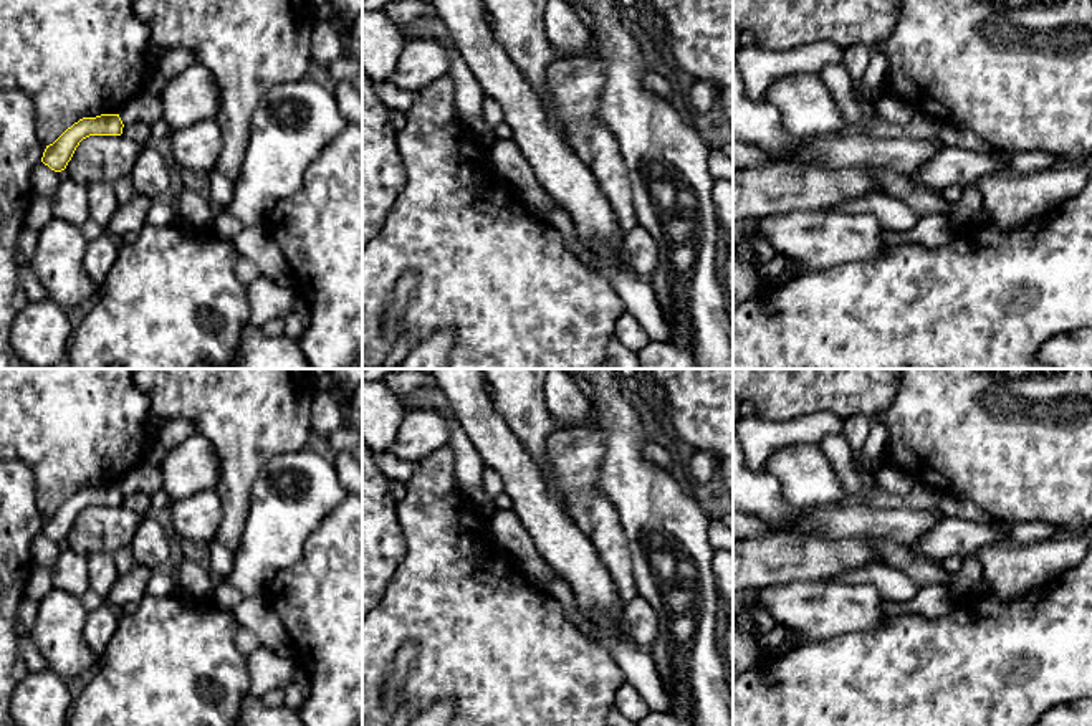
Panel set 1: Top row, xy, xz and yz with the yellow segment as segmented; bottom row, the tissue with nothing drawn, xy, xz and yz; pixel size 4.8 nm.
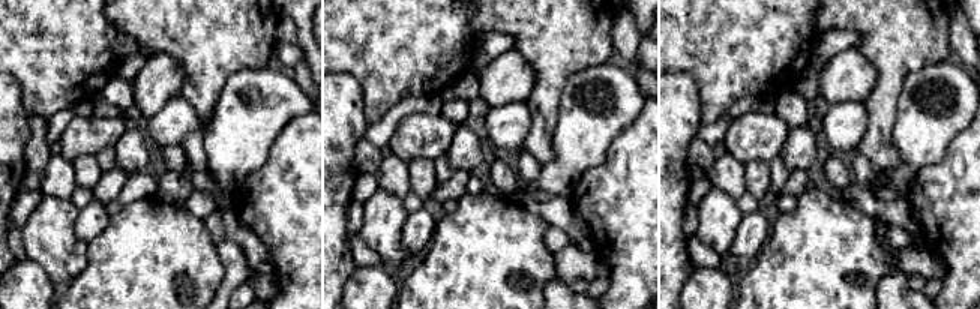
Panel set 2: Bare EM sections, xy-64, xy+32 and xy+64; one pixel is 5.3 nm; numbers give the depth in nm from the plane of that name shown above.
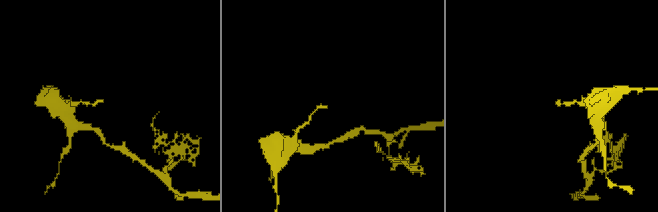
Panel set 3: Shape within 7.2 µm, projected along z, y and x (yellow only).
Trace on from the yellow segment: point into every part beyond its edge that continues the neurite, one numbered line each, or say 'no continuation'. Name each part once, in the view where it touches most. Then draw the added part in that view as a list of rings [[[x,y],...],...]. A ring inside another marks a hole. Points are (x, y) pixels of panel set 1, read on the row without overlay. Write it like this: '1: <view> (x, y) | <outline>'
no continuation

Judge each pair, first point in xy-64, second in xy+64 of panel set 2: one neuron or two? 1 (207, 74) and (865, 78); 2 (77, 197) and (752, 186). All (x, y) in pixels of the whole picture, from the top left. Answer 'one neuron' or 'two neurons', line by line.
1: two neurons
2: two neurons

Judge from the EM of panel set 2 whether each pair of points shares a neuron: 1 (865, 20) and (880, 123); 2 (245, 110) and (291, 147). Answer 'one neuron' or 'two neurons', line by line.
1: one neuron
2: two neurons

